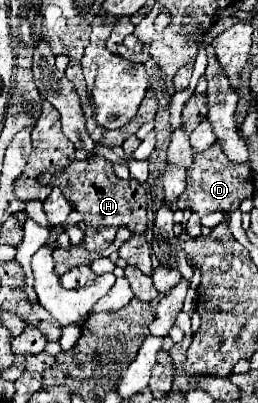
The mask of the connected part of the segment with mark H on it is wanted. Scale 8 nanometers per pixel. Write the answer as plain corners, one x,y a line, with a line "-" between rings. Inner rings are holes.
90,157
84,161
72,161
62,171
46,171
40,177
40,183
44,185
64,185
64,197
70,203
74,211
82,215
82,221
86,223
84,231
84,247
88,251
104,251
112,241
120,227
128,227
132,233
144,233
146,231
146,191
144,187
134,179
120,179
116,177
112,163
104,161
102,157

